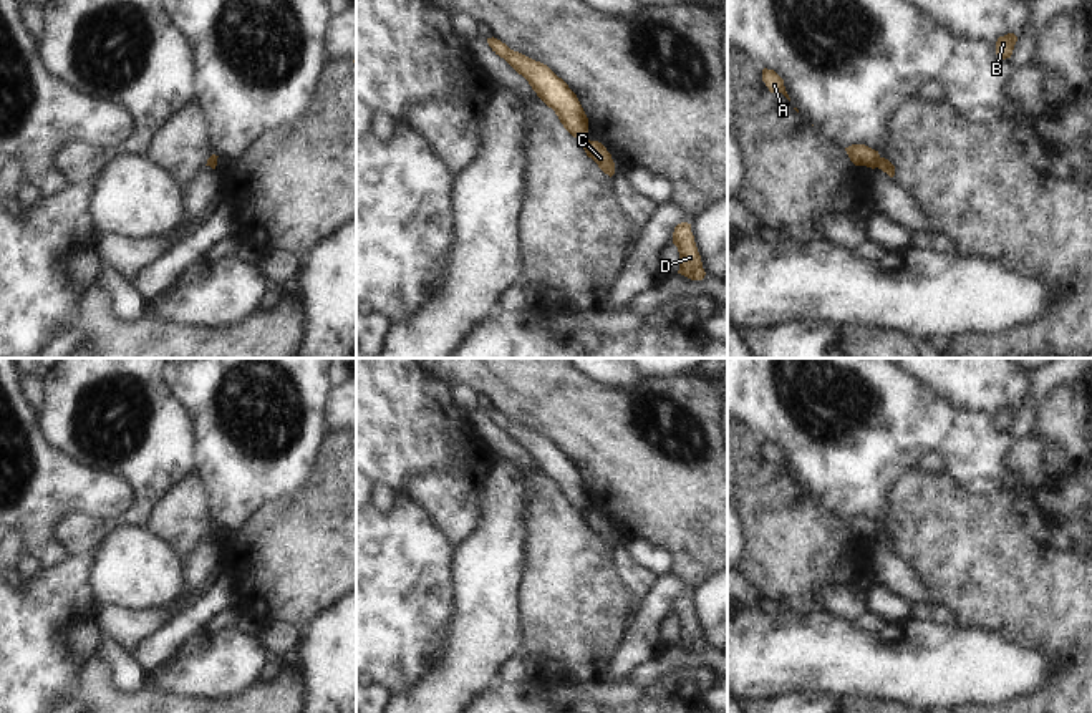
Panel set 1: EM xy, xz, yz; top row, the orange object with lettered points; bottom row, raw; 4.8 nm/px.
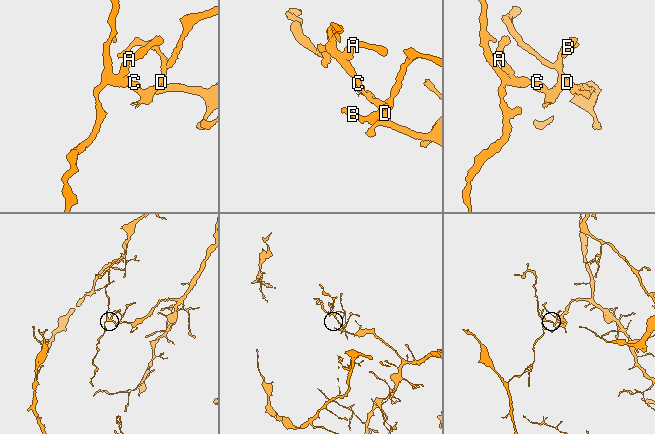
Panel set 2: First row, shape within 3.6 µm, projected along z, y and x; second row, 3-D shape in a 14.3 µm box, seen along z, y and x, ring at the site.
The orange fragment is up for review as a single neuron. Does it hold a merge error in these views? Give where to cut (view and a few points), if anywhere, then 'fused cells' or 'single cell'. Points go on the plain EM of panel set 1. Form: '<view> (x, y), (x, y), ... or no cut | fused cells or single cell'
yz (882, 529), (875, 538) | fused cells

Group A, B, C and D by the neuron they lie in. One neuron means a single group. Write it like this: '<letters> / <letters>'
A / B C D

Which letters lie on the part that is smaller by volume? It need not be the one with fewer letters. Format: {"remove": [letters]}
{"remove": ["A"]}

